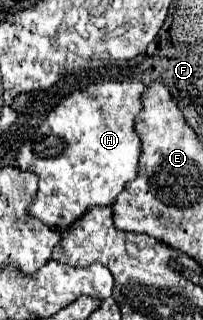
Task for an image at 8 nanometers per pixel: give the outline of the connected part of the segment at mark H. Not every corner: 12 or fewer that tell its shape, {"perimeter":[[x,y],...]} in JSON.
{"perimeter":[[93,82],[21,146],[67,232],[139,172],[143,82]]}

